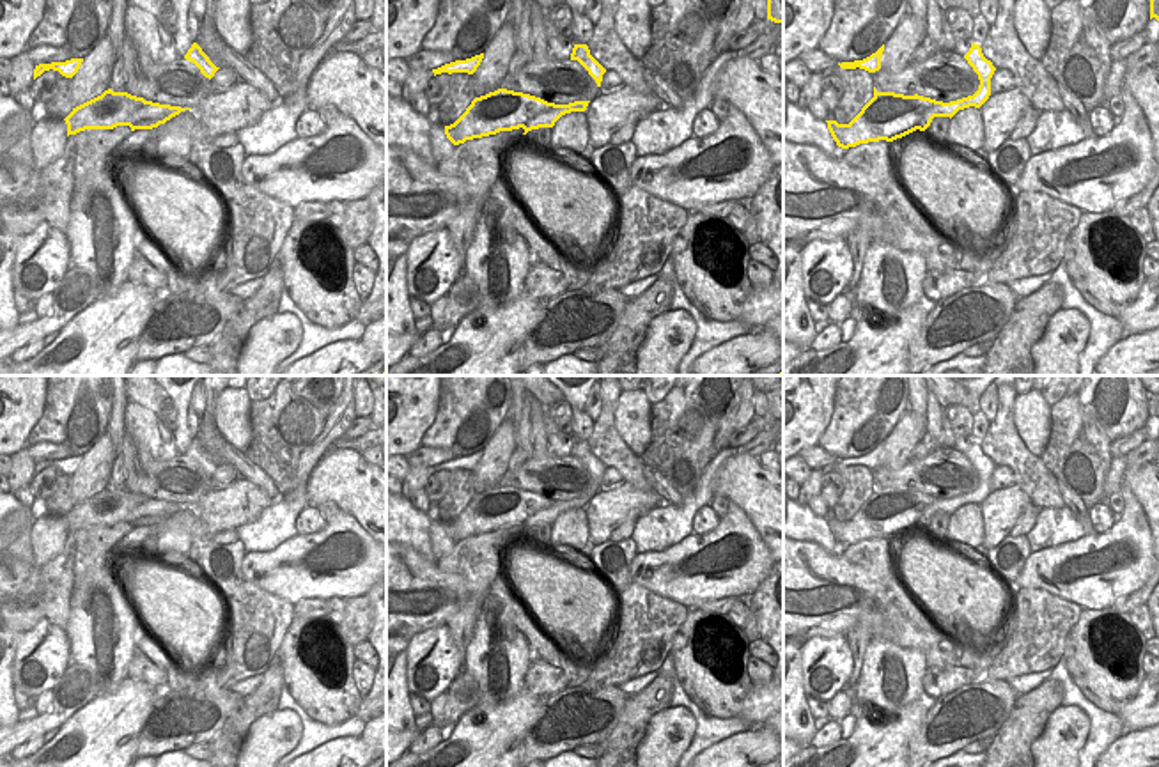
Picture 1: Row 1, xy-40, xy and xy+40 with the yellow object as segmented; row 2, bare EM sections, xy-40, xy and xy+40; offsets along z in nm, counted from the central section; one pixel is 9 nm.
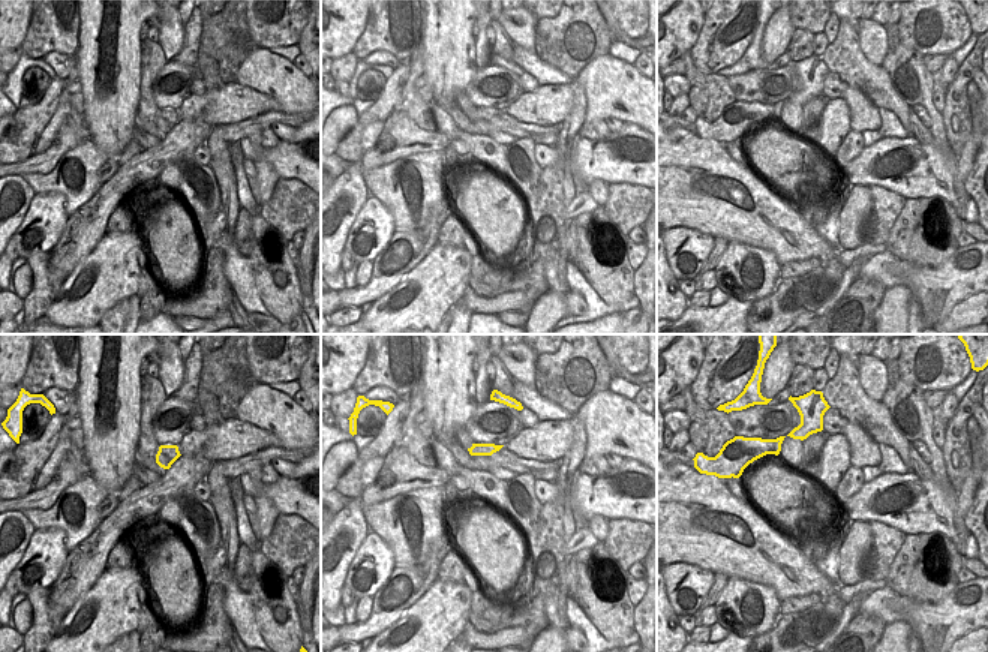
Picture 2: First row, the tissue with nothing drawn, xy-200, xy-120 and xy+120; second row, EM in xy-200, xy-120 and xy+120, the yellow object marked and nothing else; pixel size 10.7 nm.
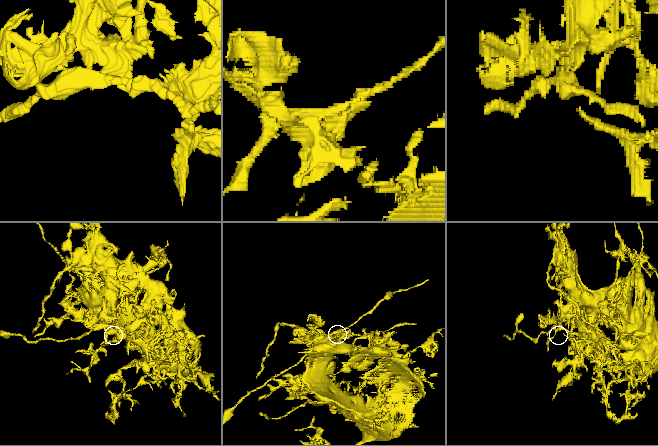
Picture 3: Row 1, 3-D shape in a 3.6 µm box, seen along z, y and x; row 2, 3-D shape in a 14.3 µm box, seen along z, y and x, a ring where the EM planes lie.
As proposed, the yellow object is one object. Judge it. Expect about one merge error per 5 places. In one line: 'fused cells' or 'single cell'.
fused cells

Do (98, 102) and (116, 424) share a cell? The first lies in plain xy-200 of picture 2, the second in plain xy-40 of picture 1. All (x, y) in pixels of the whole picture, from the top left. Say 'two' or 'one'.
two

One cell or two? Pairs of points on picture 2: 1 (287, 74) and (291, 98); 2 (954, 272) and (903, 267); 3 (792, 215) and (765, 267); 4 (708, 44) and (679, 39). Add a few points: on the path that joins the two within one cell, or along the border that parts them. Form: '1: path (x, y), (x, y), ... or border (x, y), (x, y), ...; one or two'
1: path (287, 80), (291, 92); one
2: path (942, 275), (915, 275); one
3: border (738, 243), (769, 249), (780, 266); two
4: border (705, 15), (699, 36), (688, 50); two

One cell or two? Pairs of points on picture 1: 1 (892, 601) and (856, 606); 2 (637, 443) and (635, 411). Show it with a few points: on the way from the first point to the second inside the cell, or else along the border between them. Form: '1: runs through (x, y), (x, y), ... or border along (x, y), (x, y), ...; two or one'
1: runs through (883, 603), (865, 603); one
2: runs through (637, 436), (635, 418); one

